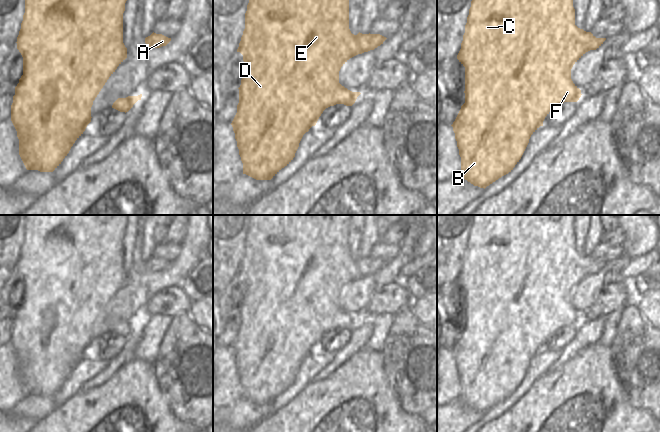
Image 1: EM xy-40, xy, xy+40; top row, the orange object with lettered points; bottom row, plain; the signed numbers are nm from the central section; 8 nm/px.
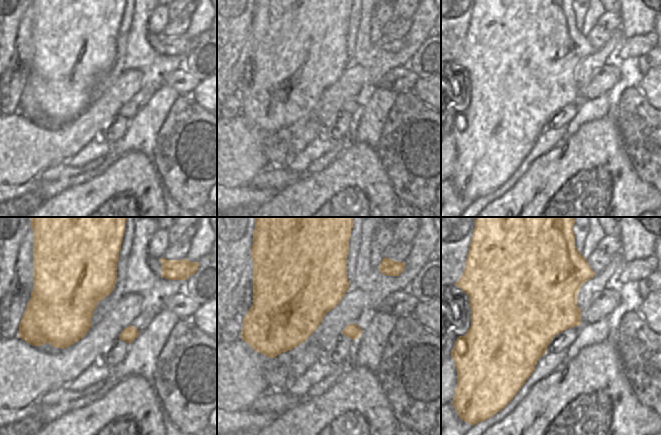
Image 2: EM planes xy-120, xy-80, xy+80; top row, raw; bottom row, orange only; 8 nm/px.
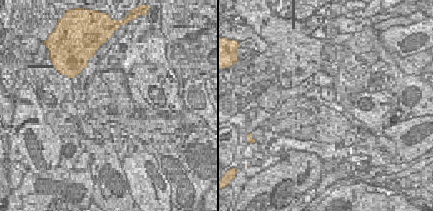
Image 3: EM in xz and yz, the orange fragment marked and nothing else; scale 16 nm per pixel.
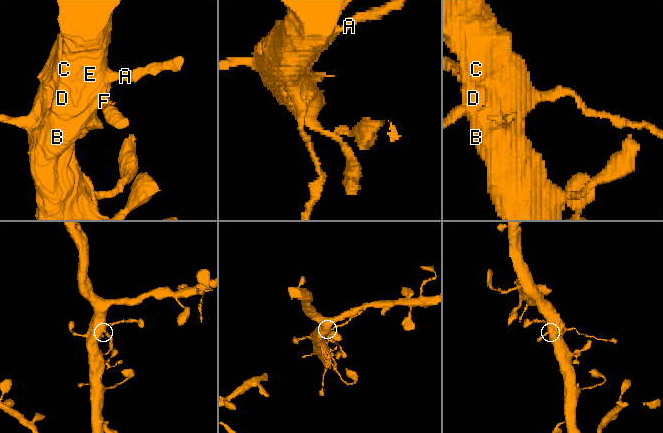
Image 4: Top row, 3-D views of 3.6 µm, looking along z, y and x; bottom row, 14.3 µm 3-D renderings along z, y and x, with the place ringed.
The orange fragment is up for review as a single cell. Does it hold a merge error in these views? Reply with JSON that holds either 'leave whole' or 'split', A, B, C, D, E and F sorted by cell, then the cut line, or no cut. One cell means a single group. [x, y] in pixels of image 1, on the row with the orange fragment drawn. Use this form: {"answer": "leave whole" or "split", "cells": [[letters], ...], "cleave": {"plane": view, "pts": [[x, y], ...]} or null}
{"answer": "leave whole", "cells": [["A", "B", "C", "D", "E", "F"]], "cleave": null}

